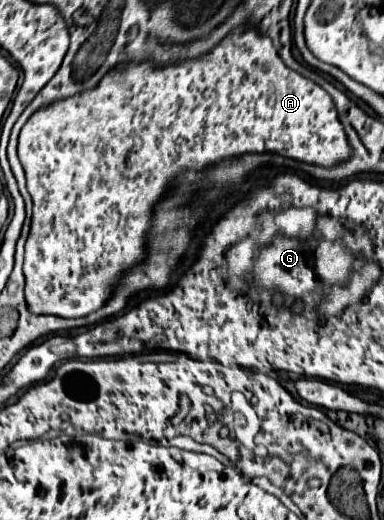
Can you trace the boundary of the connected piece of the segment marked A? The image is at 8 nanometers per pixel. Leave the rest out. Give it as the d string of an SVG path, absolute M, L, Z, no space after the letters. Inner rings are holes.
M254 27L230 33L198 61L164 69L154 69L148 63L120 67L106 75L94 91L84 91L36 111L18 139L18 157L34 201L24 259L30 311L84 317L102 307L124 271L144 259L144 237L152 207L174 177L184 167L200 171L208 163L248 151L272 151L324 167L350 157L350 145L330 95L314 81L288 69L272 41L258 35ZM134 137L142 139L142 147L130 159Z

